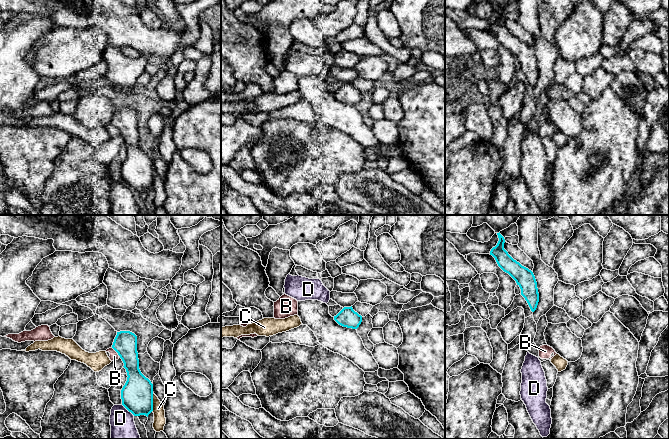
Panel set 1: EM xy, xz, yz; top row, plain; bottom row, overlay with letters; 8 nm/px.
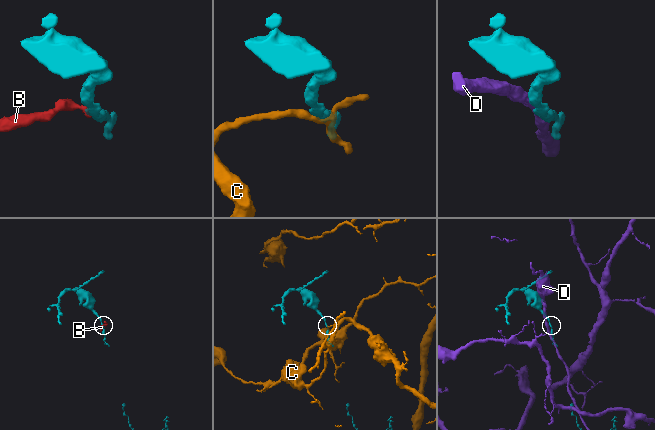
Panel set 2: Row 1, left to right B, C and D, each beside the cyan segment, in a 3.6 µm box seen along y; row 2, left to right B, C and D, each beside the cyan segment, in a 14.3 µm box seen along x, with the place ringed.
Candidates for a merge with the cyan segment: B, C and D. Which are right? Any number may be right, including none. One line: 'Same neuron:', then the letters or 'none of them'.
Same neuron: none of them

